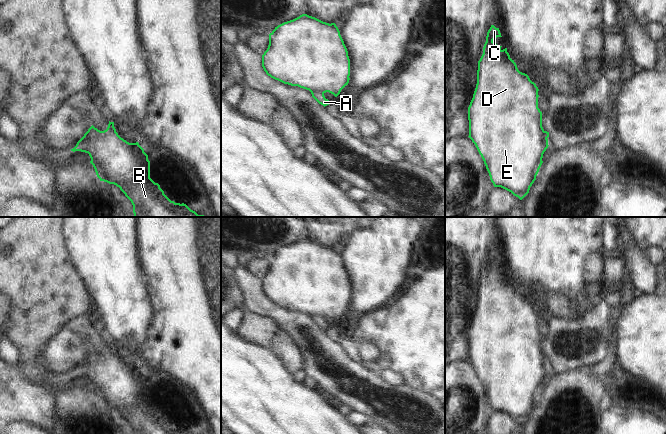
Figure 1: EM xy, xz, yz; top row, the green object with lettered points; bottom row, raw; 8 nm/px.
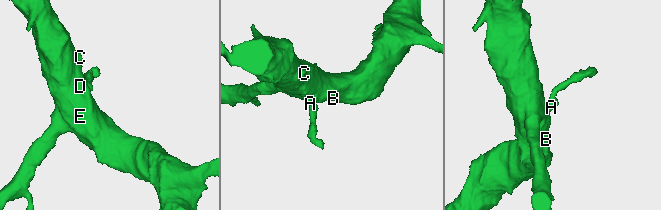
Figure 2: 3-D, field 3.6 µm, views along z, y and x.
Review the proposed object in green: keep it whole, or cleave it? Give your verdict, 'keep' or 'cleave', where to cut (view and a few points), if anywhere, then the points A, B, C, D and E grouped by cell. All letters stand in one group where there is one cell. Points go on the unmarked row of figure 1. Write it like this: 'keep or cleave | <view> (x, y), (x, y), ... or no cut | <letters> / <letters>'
cleave | xz (311, 315), (318, 314), (323, 317) | A / B C D E

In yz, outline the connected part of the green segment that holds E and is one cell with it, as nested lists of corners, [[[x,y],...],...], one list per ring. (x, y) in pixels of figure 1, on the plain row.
[[[491,249],[487,256],[483,278],[478,285],[477,308],[468,331],[468,361],[481,379],[494,411],[501,411],[522,424],[536,404],[543,387],[543,378],[549,369],[548,363],[543,359],[542,336],[538,332],[539,313],[527,298],[518,294],[507,272],[502,274],[502,270],[493,266],[497,261],[502,261],[500,254]]]

